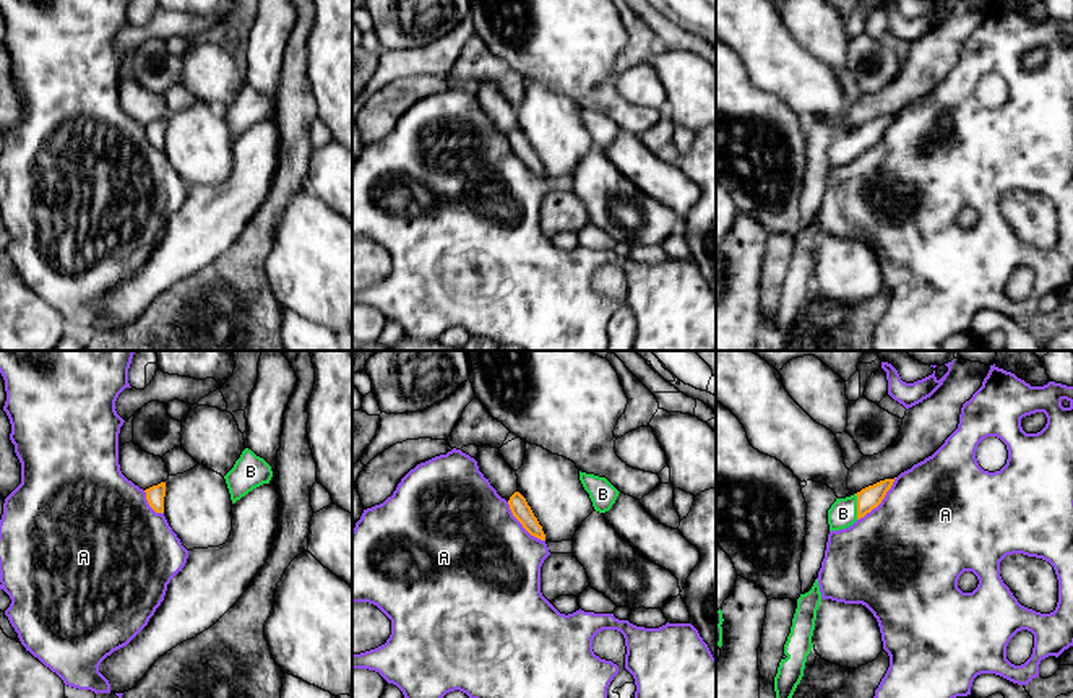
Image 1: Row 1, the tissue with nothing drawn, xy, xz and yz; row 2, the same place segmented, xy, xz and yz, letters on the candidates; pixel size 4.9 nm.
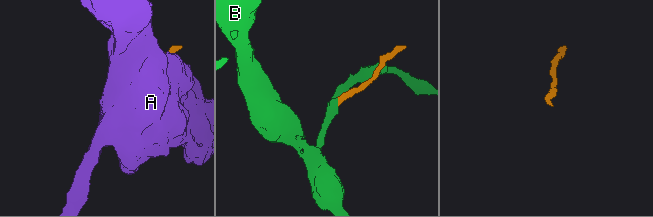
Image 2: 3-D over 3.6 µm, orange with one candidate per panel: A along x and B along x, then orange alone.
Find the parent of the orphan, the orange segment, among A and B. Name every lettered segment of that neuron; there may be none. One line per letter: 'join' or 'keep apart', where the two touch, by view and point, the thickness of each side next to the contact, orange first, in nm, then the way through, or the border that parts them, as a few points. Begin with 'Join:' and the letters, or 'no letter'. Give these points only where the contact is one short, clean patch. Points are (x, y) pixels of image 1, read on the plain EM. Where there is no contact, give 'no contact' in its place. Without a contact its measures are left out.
Join: B
A: keep apart; contact yz (880, 138); calibres 110 and 500 nm
B: join; contact yz (857, 143); calibres 110 and 140 nm

